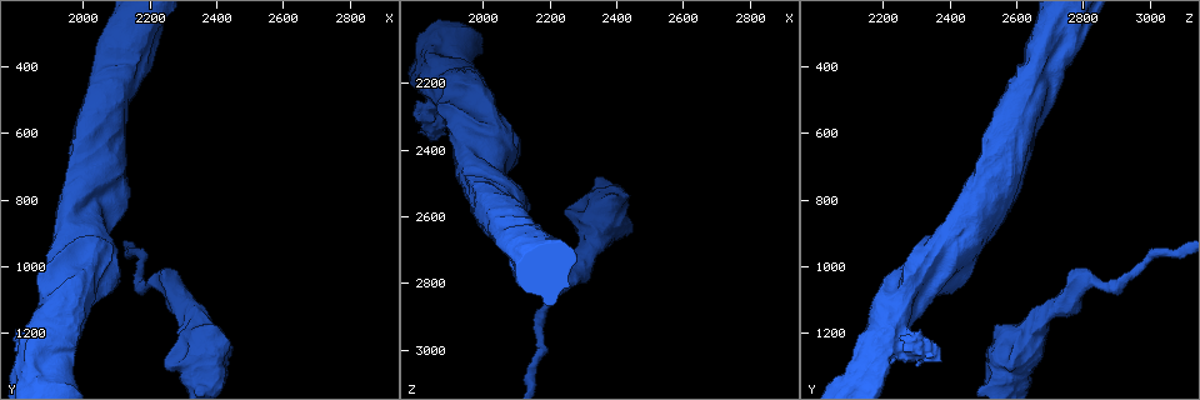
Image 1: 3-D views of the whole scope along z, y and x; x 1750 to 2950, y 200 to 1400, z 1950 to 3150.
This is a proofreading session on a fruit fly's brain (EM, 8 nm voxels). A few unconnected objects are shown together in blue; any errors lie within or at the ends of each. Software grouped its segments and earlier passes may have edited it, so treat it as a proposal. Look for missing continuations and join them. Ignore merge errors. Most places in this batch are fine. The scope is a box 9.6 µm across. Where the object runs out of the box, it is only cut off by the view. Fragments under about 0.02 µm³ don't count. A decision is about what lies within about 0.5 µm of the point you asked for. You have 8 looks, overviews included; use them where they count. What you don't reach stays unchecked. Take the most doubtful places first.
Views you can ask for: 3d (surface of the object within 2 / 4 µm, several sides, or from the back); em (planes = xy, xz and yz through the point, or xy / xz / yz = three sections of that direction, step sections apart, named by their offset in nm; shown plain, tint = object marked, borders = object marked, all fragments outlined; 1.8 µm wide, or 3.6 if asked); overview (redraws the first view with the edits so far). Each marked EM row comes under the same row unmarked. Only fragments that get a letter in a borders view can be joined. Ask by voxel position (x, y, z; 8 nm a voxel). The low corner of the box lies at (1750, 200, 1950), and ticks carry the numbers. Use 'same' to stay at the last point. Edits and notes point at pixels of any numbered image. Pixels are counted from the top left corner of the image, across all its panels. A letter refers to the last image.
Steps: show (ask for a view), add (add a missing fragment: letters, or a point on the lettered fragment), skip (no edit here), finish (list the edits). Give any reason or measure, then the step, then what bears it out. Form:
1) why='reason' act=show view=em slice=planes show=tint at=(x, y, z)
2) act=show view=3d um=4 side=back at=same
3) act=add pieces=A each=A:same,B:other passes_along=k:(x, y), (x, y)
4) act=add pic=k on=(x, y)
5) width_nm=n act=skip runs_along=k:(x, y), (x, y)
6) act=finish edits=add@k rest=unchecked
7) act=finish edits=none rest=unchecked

why='an open end' act=show view=3d um=2 at=(1840, 1280, 2370)

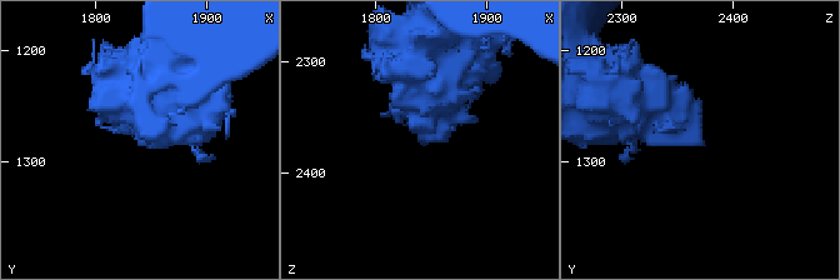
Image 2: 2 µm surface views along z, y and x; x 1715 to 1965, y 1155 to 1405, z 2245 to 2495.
why='now the EM' act=show view=em um=3.6 slice=xy step=16 show=tint at=(1844, 1282, 2374)

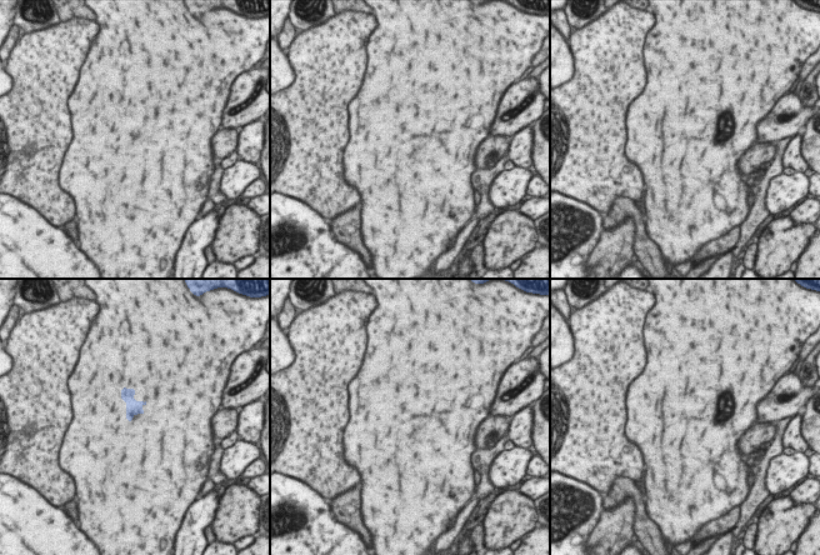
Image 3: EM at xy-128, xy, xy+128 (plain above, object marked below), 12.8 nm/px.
why='what lies round it' act=show view=em um=3.6 slice=xy step=16 show=borders at=same

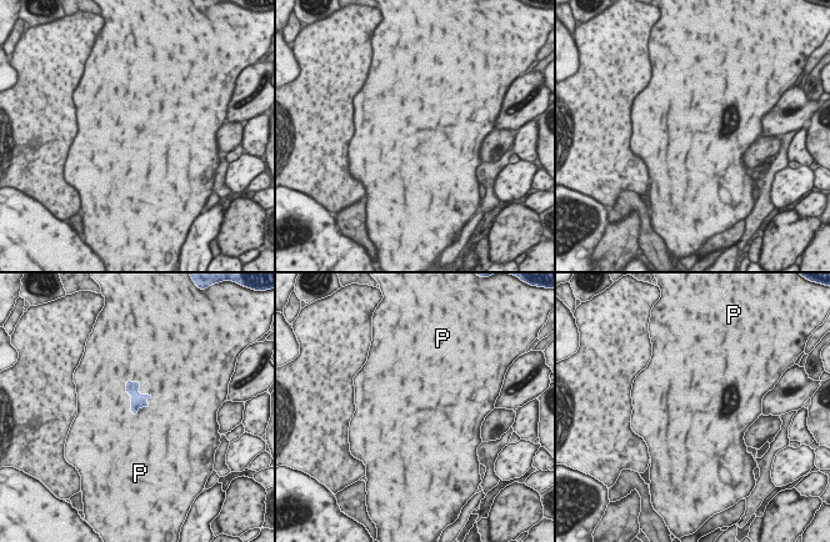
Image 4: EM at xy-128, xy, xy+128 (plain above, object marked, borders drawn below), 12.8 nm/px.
act=skip each=P:other border=4:(128, 380), (130, 411), (138, 415) found='no lettered fragment goes on from it'

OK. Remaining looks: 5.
why='thick end' act=show view=em um=3.6 slice=planes show=borders at=(2260, 1300, 2570)

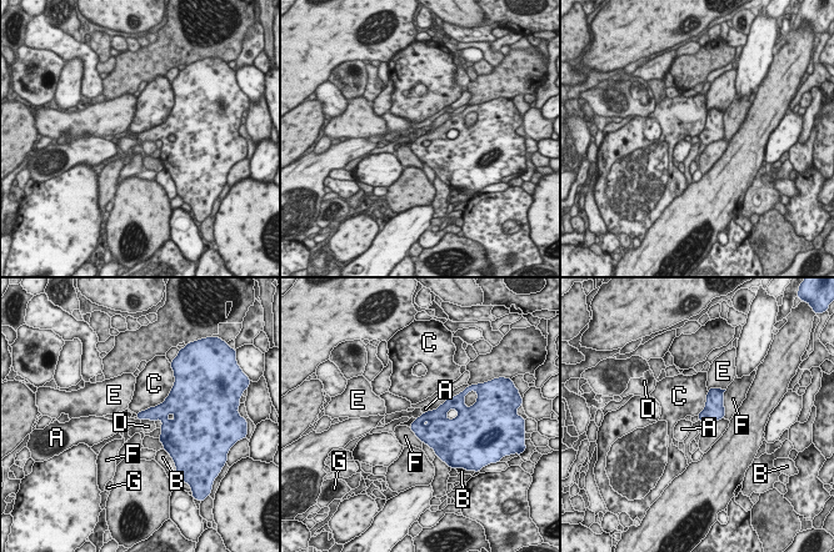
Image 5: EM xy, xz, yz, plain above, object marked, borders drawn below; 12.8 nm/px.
act=skip each=A:other,B:other,C:other,D:other,E:other,F:other,G:other found='none of them fits'

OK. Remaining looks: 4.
why='branch stops here' act=show view=em slice=planes show=tint at=(2120, 810, 2590)

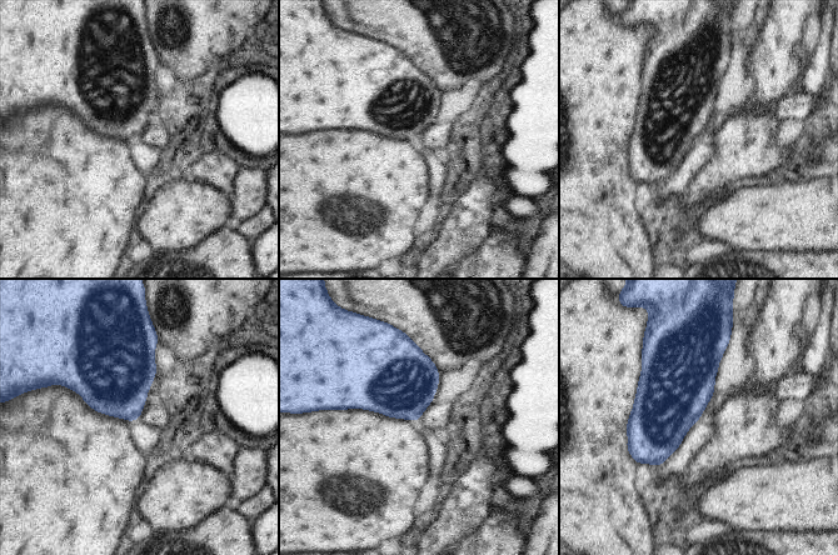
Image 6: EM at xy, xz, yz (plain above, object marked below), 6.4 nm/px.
act=show view=em slice=planes show=borders at=same

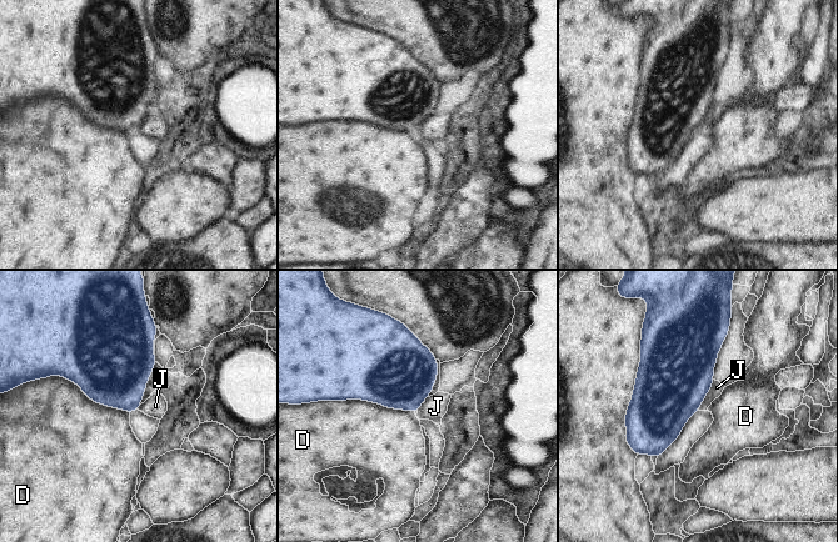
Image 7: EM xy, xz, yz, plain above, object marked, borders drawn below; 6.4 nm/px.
act=skip each=D:other,J:other border=7:(714, 380), (698, 410) found='no lettered fragment goes on from it'

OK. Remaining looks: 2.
act=finish edits=none rest=unchecked

